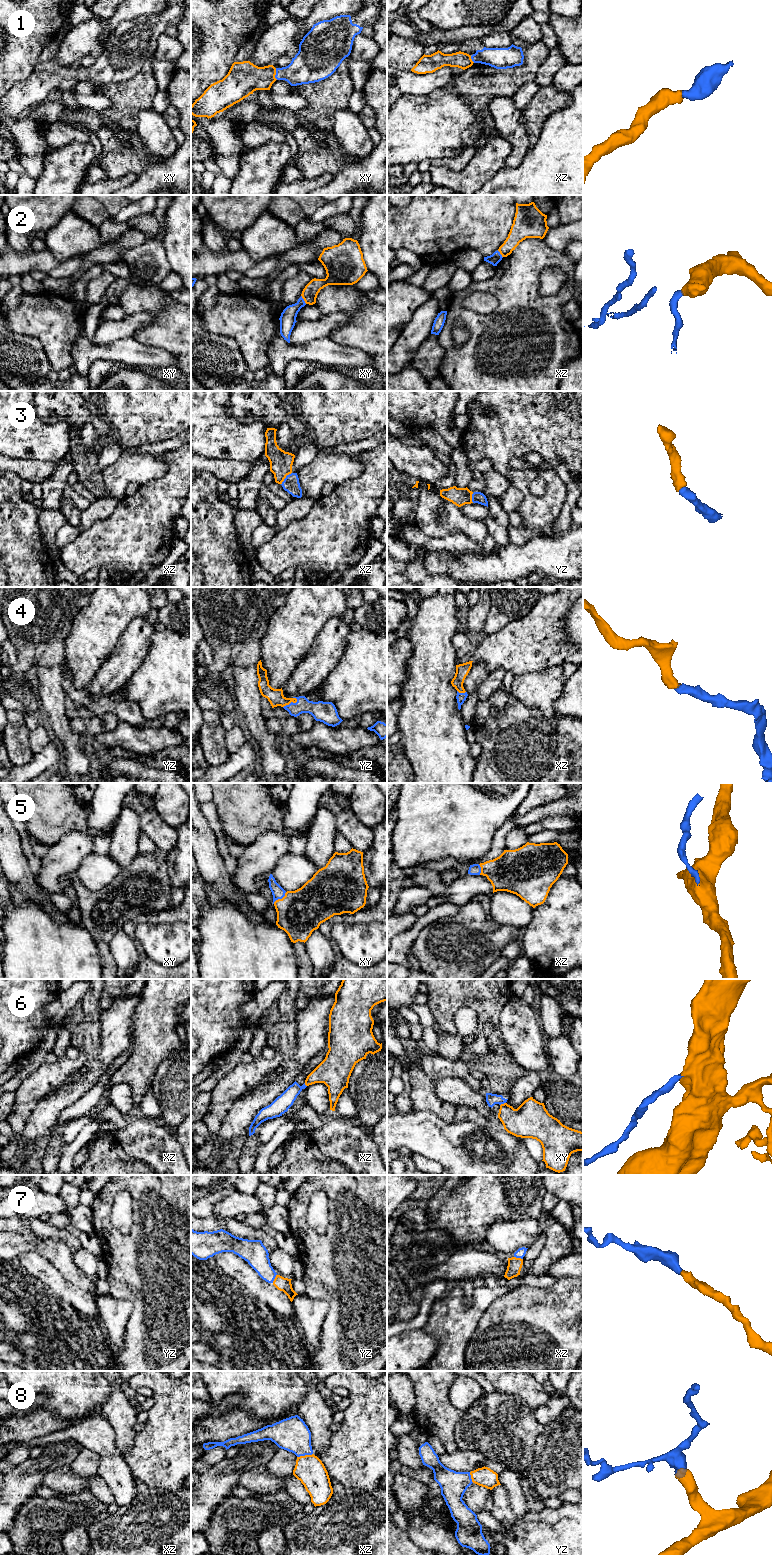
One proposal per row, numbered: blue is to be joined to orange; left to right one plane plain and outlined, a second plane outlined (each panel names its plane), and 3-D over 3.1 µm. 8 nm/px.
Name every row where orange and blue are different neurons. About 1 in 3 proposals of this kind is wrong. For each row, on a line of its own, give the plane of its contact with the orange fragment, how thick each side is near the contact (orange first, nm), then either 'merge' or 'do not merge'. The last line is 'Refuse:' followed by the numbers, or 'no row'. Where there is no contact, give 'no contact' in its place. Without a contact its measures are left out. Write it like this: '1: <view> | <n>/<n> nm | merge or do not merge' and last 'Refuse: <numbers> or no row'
1: xy | 260/240 nm | merge
2: xy | 120/130 nm | do not merge
3: xz | 180/130 nm | merge
4: yz | 130/150 nm | merge
5: xy | 360/100 nm | merge
6: xy | 280/90 nm | do not merge
7: xz | 110/80 nm | merge
8: xz | 240/280 nm | merge
Refuse: 2, 6

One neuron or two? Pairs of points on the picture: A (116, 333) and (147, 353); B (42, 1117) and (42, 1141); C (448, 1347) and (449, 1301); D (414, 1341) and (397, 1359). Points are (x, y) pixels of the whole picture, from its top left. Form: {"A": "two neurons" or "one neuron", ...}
{"A": "two neurons", "B": "one neuron", "C": "one neuron", "D": "one neuron"}

